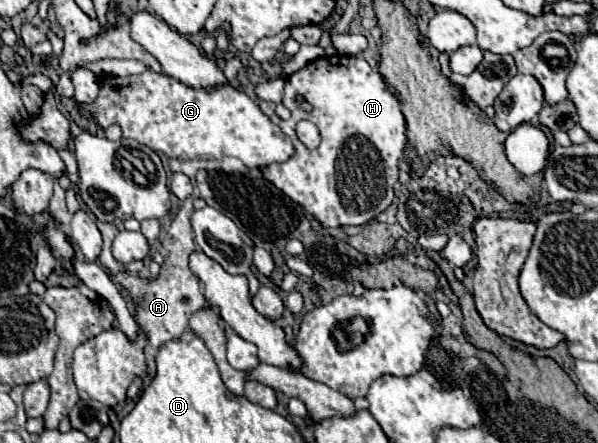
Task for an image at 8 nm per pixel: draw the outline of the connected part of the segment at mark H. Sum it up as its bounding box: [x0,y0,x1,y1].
[257,55,407,227]

